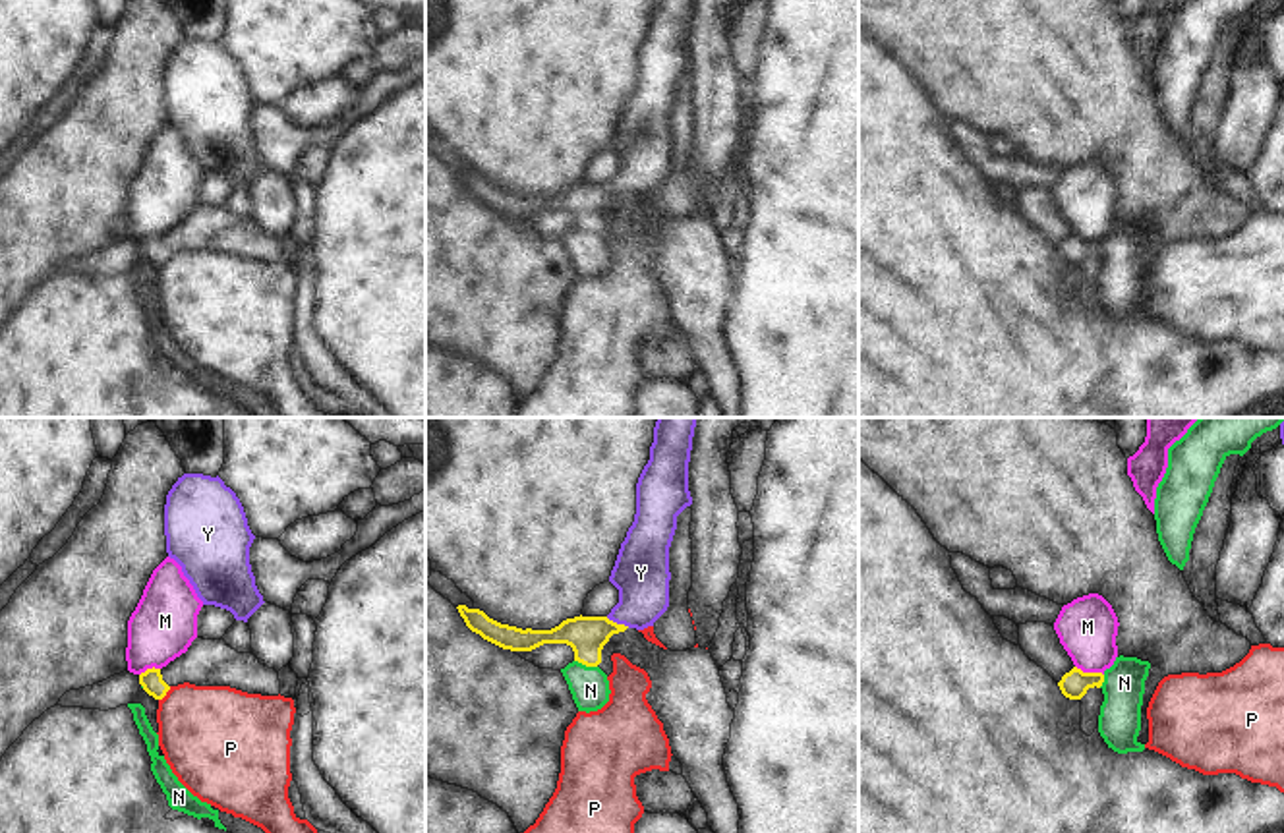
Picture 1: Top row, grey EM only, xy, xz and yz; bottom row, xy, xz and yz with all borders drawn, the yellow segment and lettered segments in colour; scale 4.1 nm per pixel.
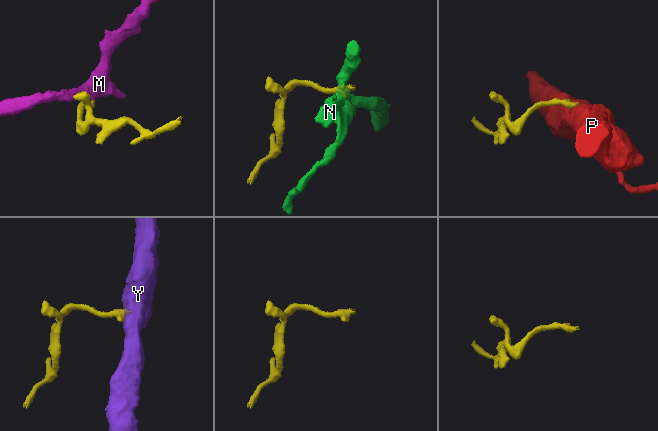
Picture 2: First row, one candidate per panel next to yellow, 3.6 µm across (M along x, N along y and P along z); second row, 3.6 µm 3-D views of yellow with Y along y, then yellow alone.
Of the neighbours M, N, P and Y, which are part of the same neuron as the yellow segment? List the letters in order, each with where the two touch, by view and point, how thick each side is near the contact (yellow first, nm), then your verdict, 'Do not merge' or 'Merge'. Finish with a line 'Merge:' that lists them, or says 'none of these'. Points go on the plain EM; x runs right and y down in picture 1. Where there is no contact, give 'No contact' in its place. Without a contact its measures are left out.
M: Touches yellow at yz (1089, 240). Thickness 120 nm (yellow) against 260 nm. Do not merge
N: Touches yellow at xz (586, 232). Thickness 160 nm (yellow) against 160 nm. Do not merge
P: Touches yellow at xy (165, 261). Thickness 90 nm (yellow) against 420 nm. Do not merge
Y: Touches yellow at xz (615, 190). Thickness 160 nm (yellow) against 240 nm. Merge
Merge: Y.

